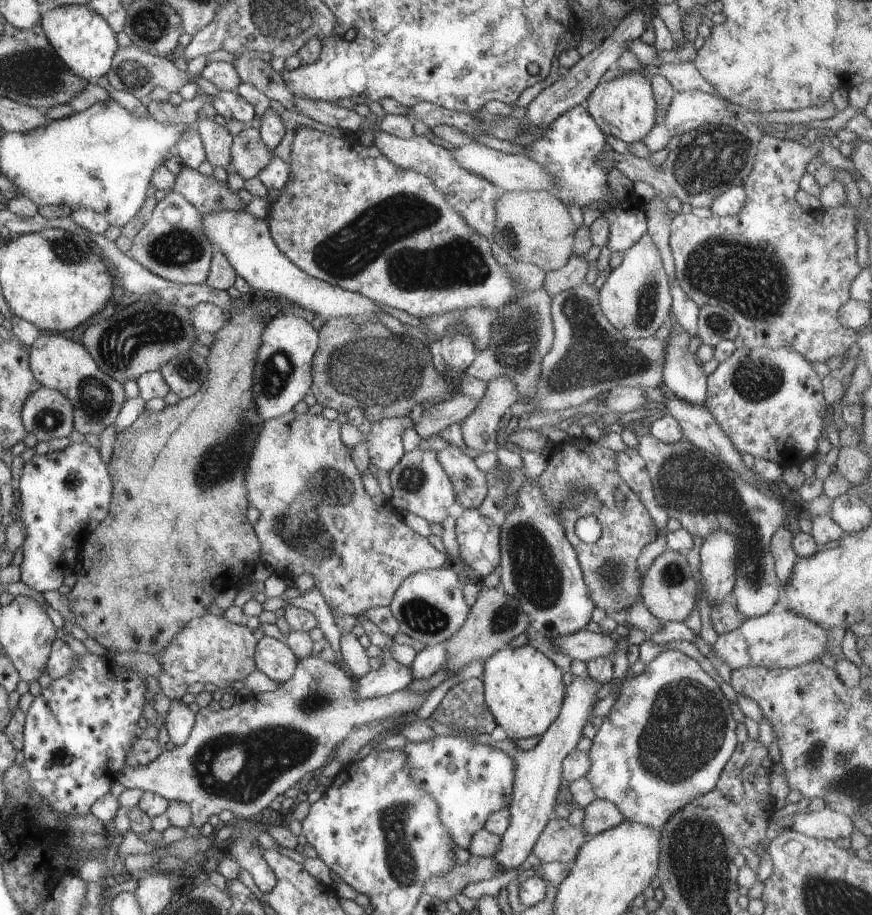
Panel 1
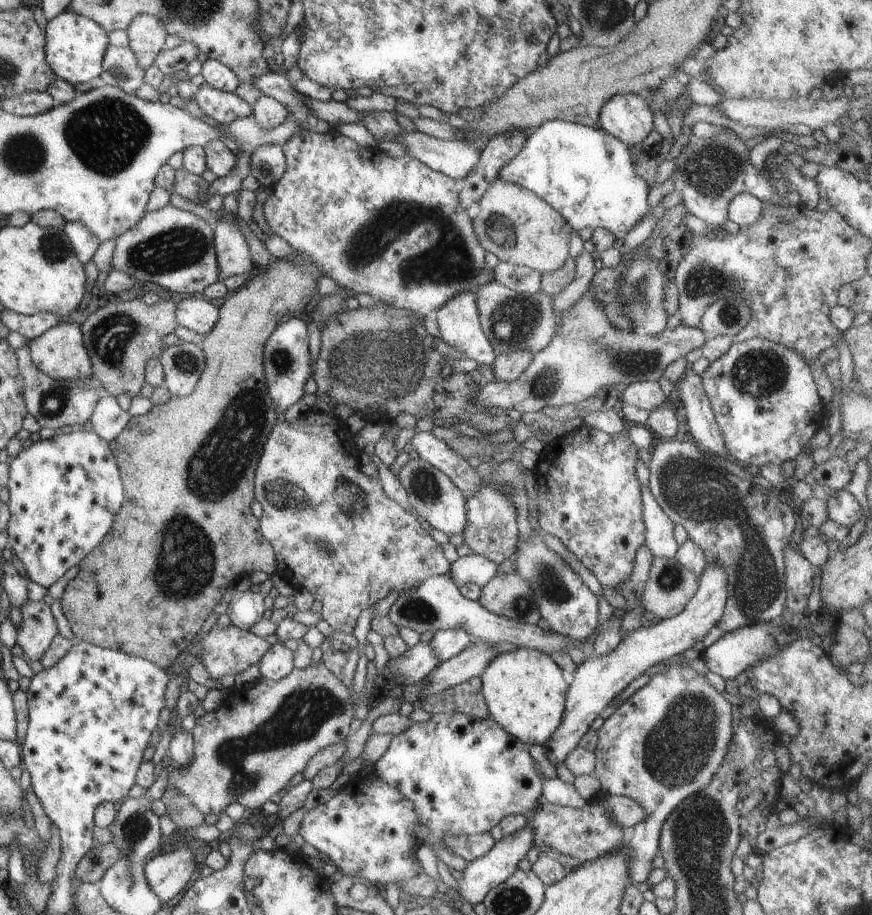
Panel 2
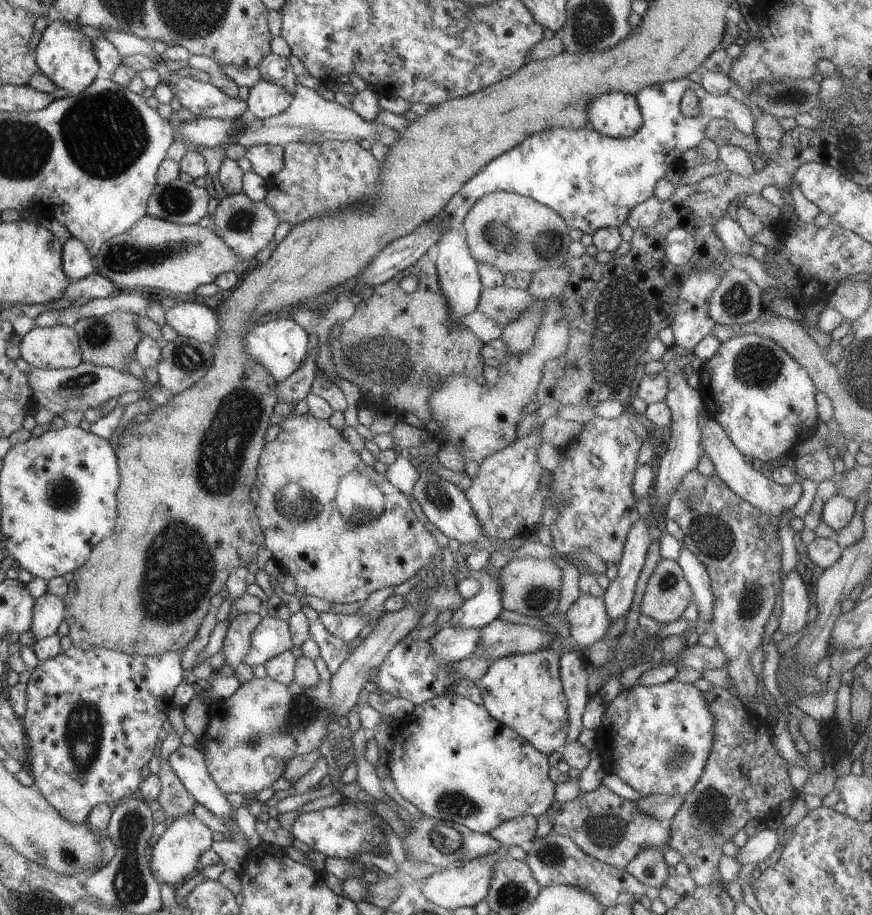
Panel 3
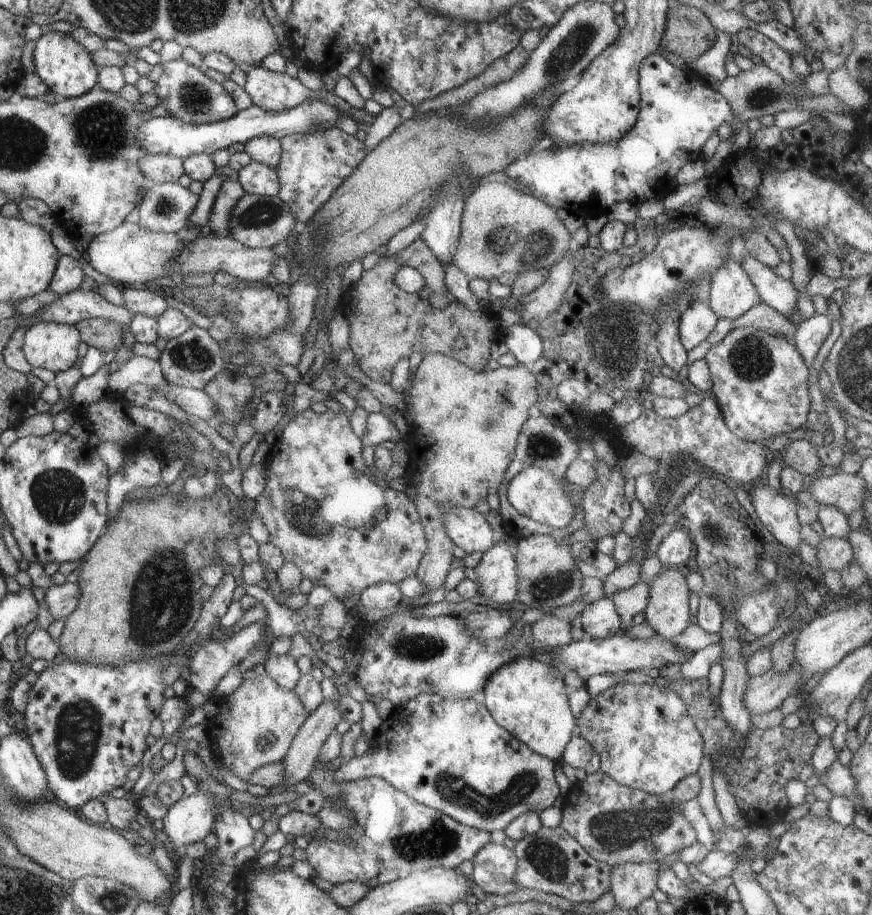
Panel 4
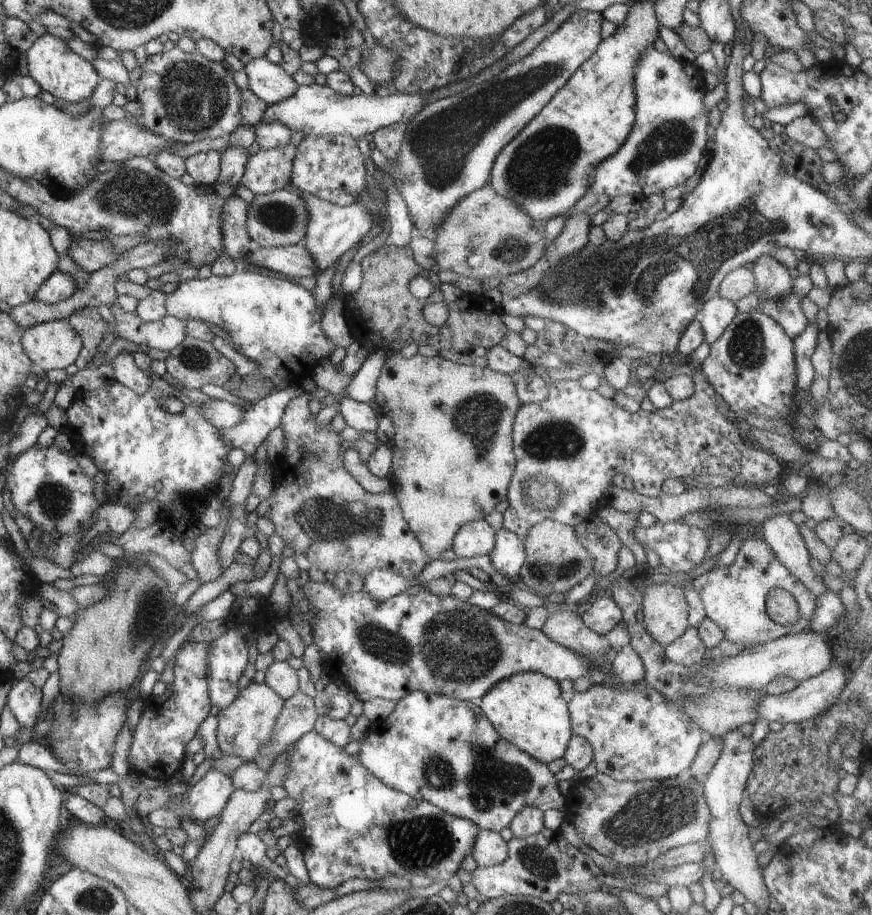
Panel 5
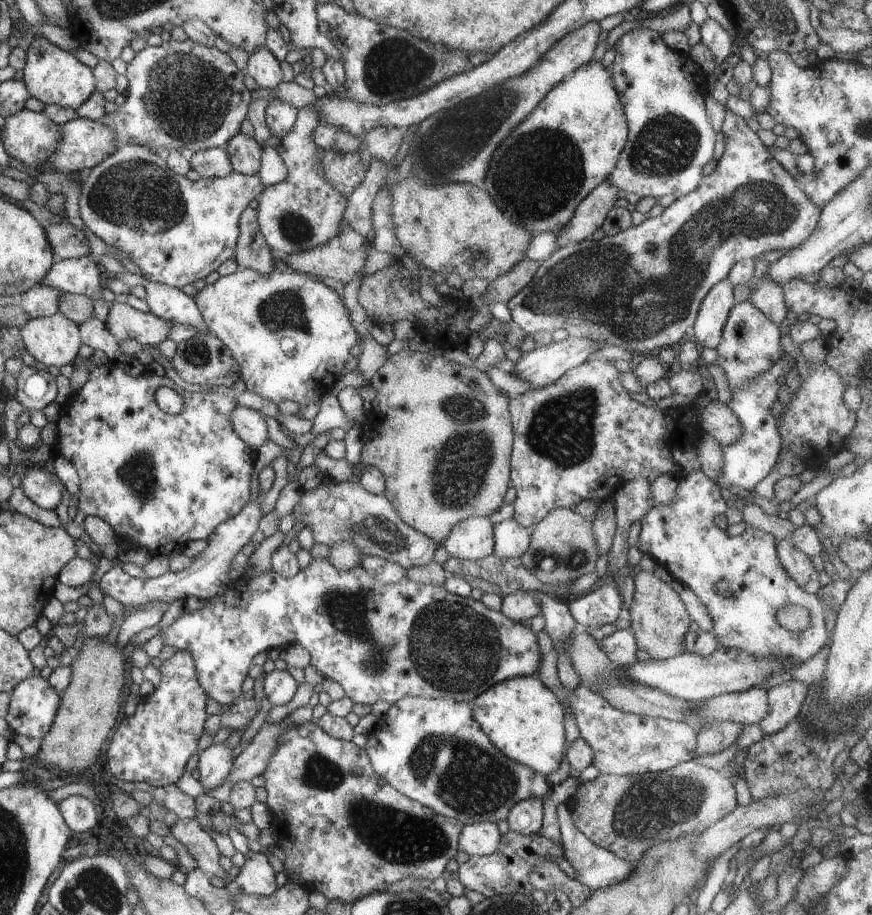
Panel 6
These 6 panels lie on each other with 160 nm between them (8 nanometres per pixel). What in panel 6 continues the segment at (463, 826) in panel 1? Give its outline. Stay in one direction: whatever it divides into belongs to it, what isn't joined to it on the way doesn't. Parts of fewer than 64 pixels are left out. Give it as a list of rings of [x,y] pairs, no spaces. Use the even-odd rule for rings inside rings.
[[[404,697],[392,703],[386,714],[377,718],[376,725],[367,734],[363,748],[369,756],[372,768],[388,784],[408,798],[418,801],[434,812],[462,821],[465,825],[494,823],[507,820],[511,808],[526,799],[548,798],[556,786],[546,775],[532,767],[512,760],[500,752],[474,718],[473,708],[466,701]],[[566,802],[559,803],[557,806],[557,819],[563,842],[563,856],[575,868],[578,876],[576,880],[585,884],[592,892],[617,885],[635,872],[636,863],[620,858],[617,854],[595,845],[576,828]]]

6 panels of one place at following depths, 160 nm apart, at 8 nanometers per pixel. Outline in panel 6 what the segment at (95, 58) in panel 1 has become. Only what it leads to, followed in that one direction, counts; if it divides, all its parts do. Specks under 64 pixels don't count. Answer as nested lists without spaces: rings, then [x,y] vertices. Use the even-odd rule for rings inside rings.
[[[44,35],[31,37],[26,53],[24,76],[26,88],[32,97],[46,104],[58,104],[75,110],[96,90],[93,69],[84,65],[73,53],[55,45]]]

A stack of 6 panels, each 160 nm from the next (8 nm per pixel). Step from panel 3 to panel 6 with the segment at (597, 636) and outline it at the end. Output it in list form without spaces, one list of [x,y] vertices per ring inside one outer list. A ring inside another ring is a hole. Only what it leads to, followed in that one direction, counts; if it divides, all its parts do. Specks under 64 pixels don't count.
[[[612,580],[568,604],[579,627],[596,629],[604,624],[614,624],[622,614],[623,597]]]

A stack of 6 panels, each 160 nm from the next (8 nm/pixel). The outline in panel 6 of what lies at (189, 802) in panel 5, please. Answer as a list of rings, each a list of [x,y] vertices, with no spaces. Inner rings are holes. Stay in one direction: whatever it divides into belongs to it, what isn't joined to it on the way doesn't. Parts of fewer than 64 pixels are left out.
[[[223,742],[216,746],[209,746],[200,751],[198,763],[198,780],[202,783],[206,792],[214,790],[227,780],[227,776],[231,773],[233,758],[232,750],[227,748]]]

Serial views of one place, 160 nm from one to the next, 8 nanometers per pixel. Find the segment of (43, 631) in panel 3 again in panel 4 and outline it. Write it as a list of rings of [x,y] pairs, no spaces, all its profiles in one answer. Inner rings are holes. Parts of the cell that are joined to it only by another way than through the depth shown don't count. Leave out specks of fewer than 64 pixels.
[[[61,581],[49,586],[49,589],[40,594],[41,601],[48,607],[50,614],[55,620],[66,618],[72,614],[77,607],[77,600],[81,595],[81,590],[76,583]]]

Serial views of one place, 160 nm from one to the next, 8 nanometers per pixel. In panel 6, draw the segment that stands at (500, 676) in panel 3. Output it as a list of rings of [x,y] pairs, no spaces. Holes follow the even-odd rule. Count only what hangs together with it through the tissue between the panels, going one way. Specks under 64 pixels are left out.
[[[537,675],[503,680],[486,689],[469,703],[479,726],[500,752],[546,776],[558,769],[568,747],[564,731],[565,710],[556,694],[544,685]]]

